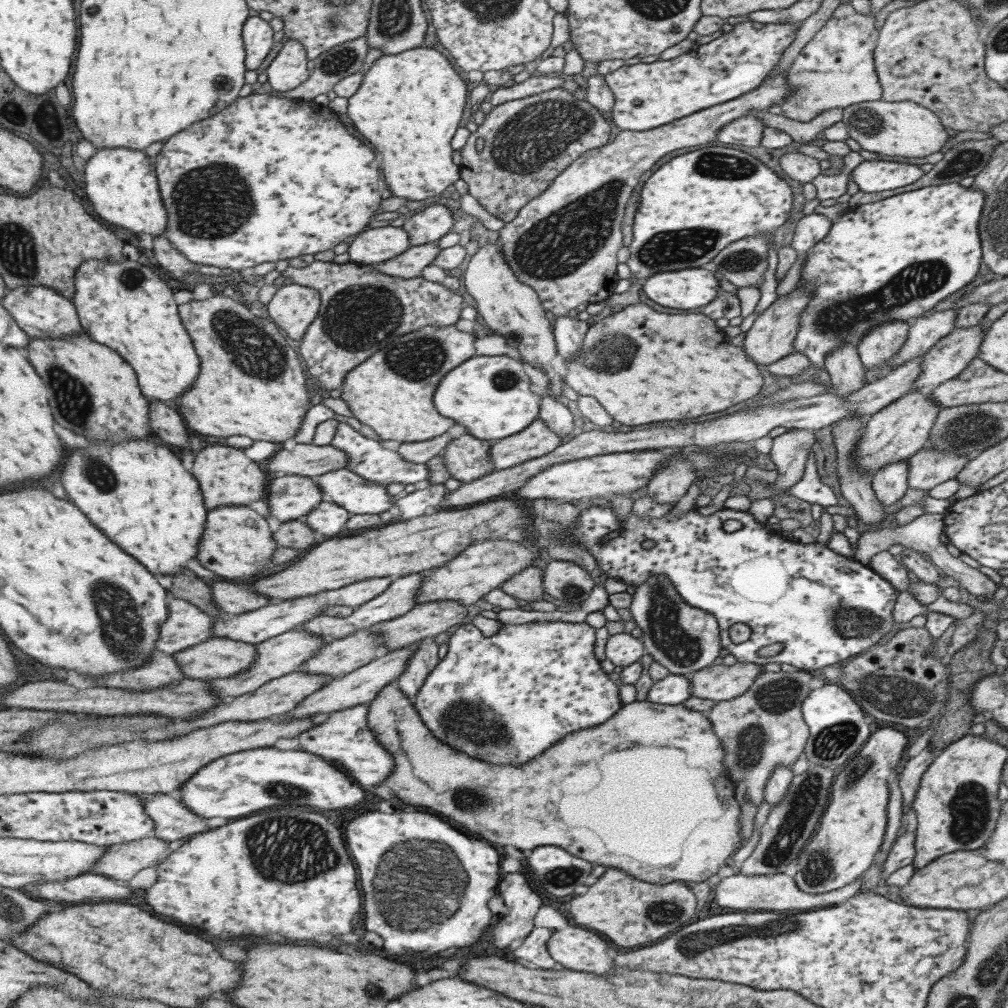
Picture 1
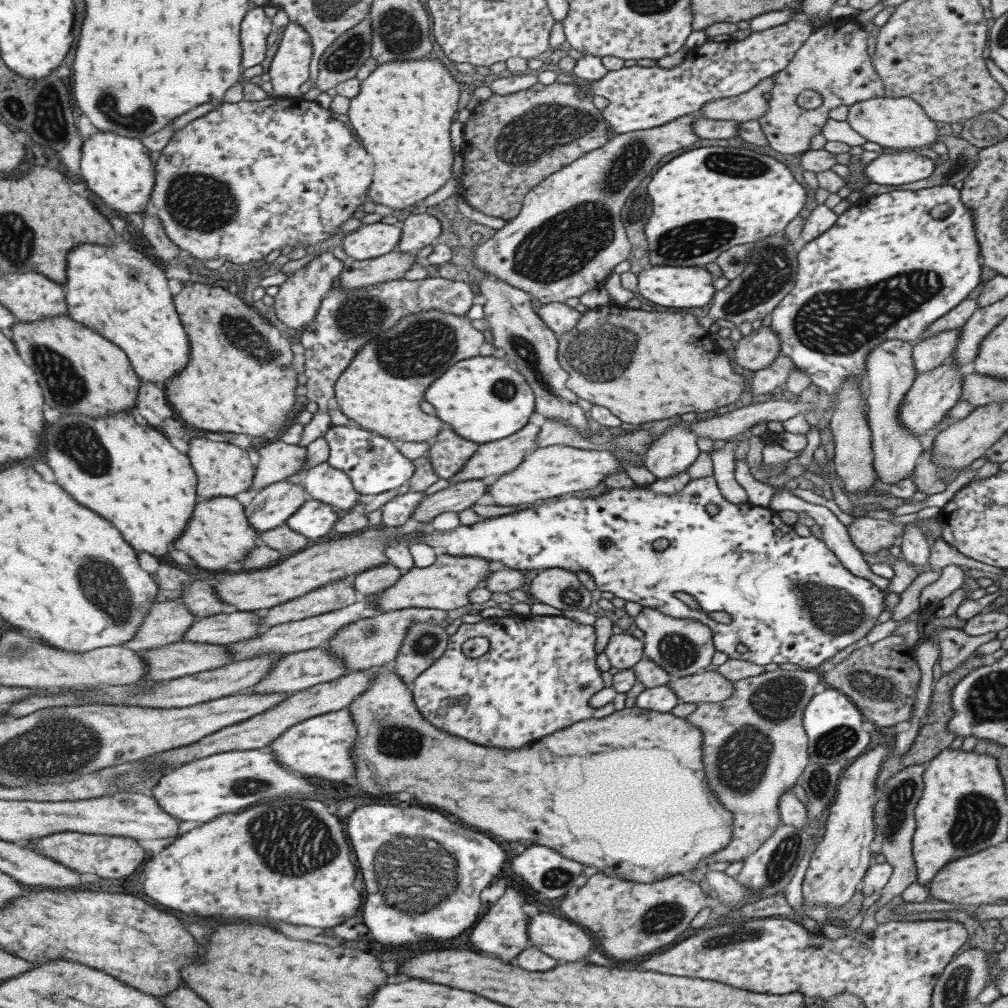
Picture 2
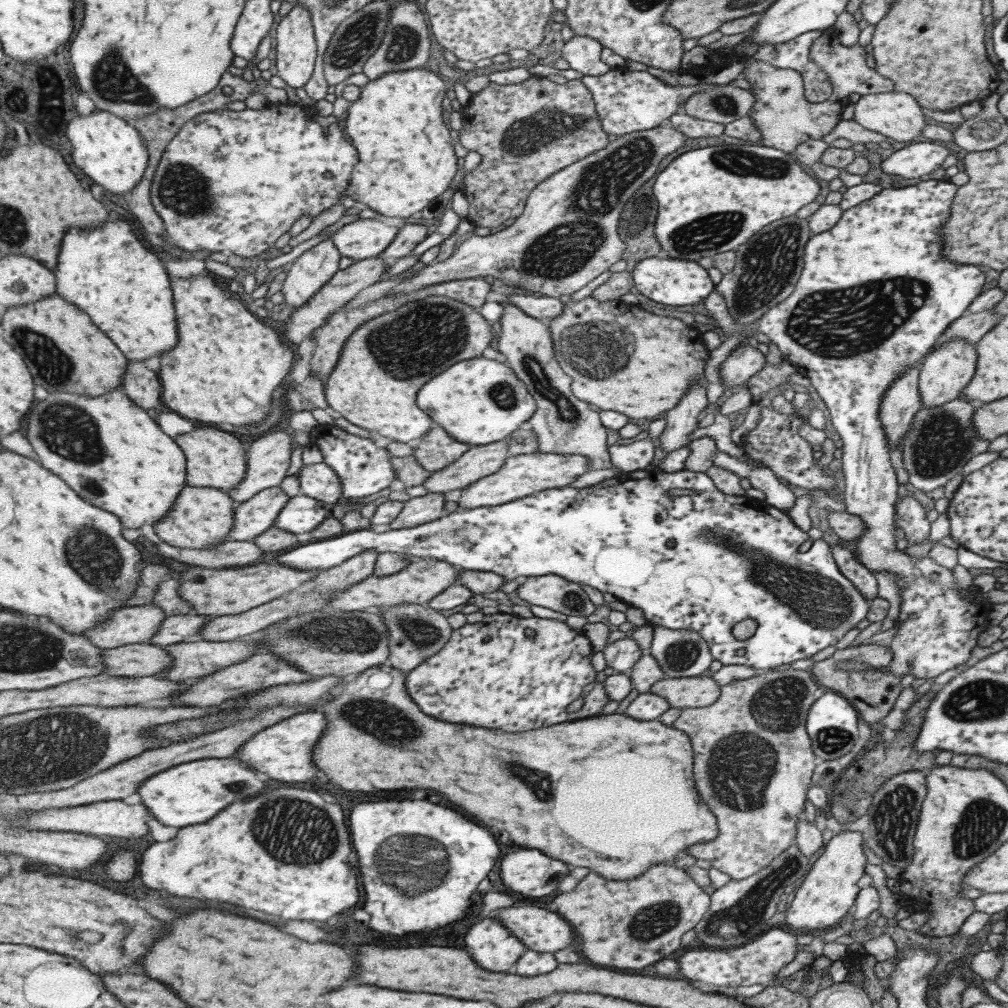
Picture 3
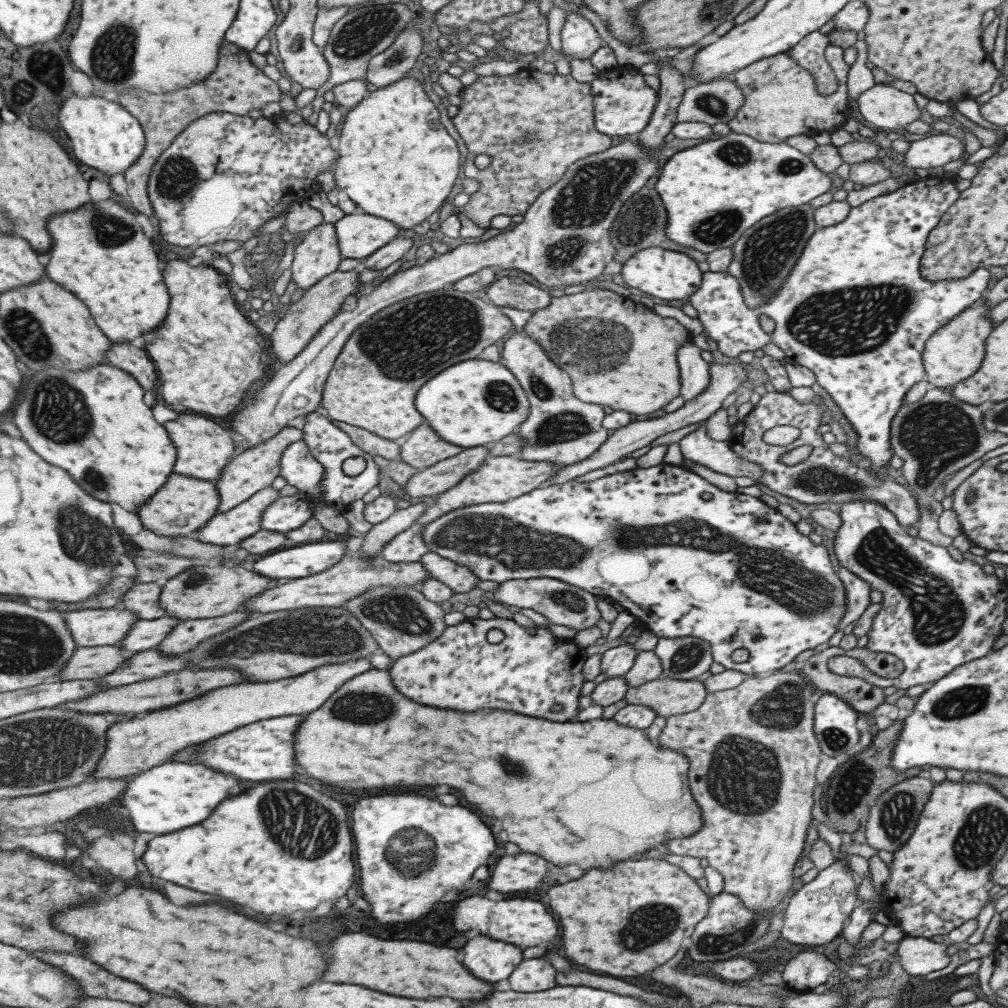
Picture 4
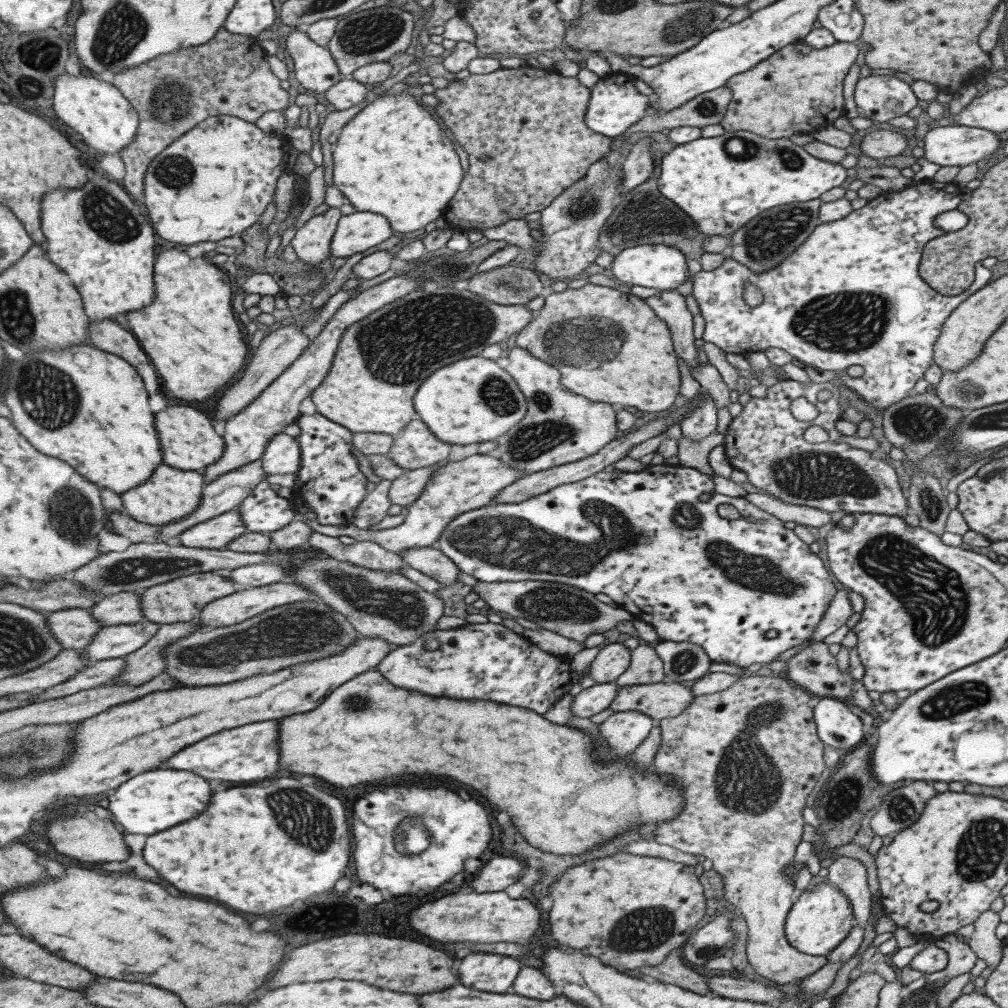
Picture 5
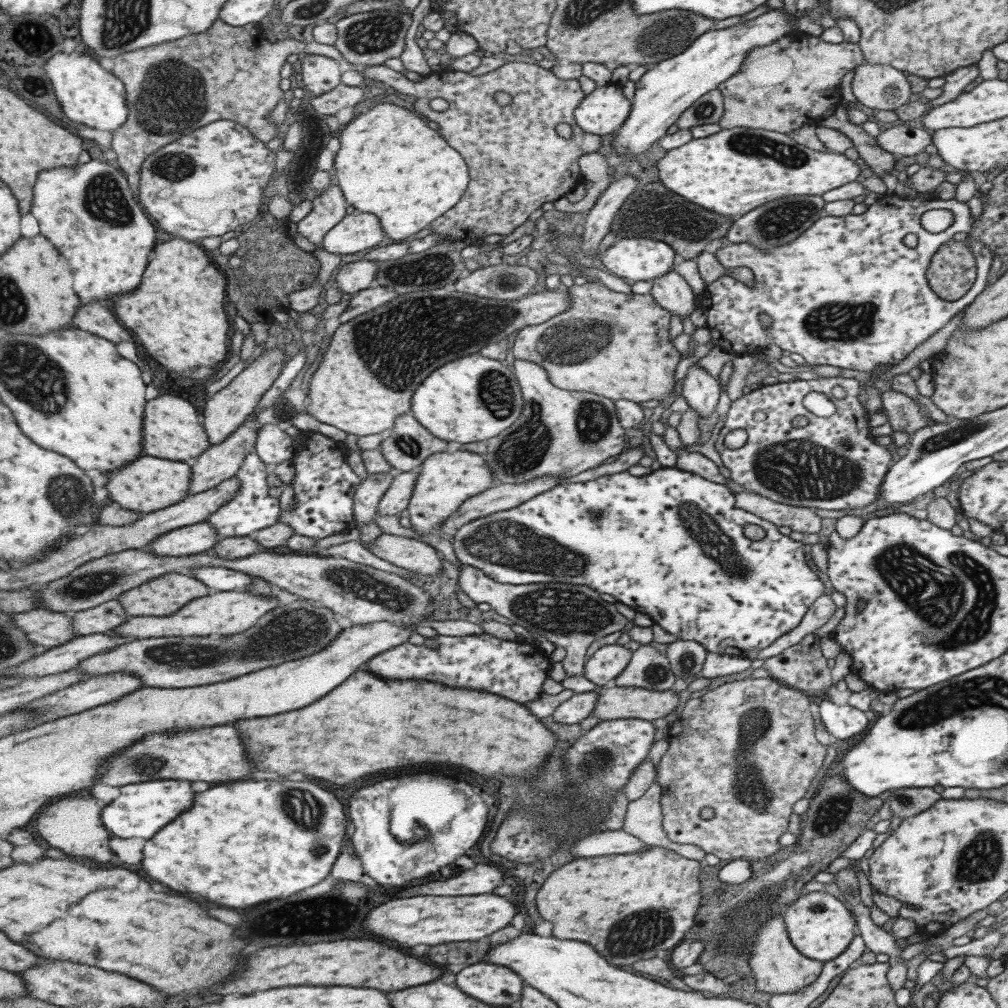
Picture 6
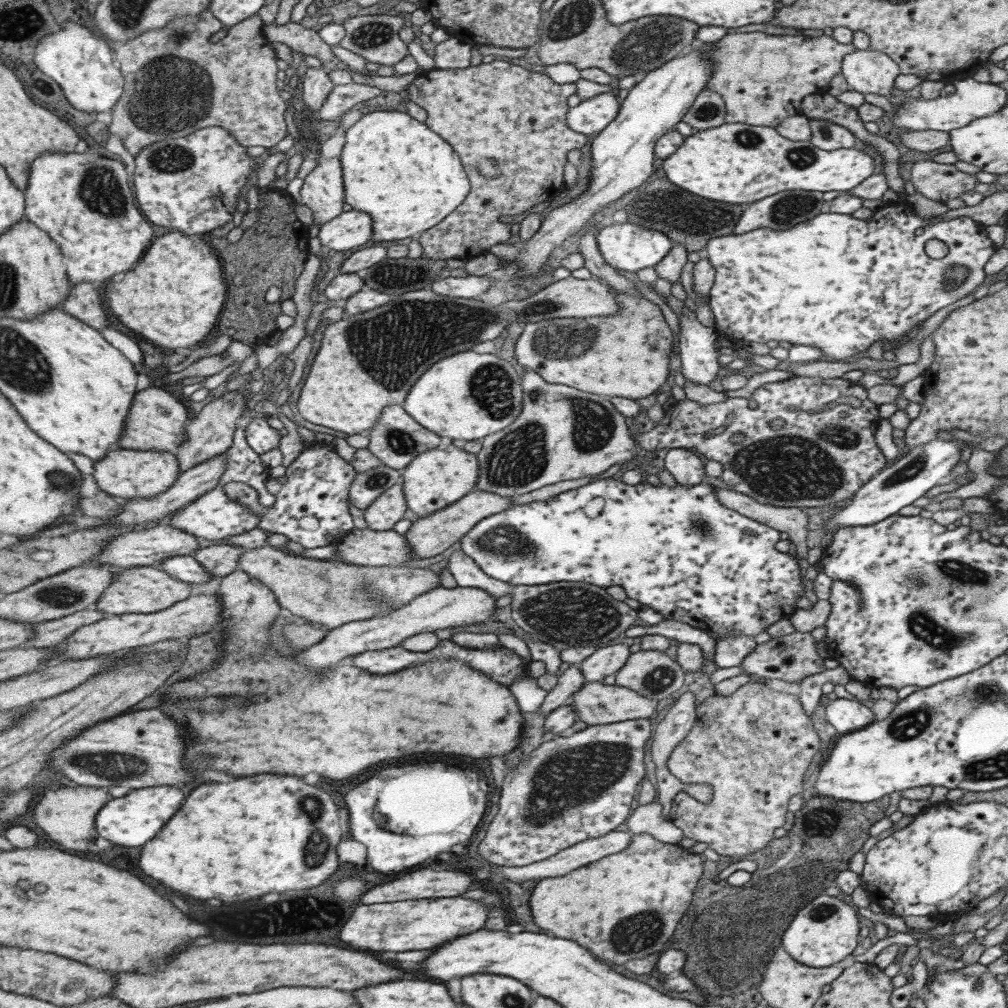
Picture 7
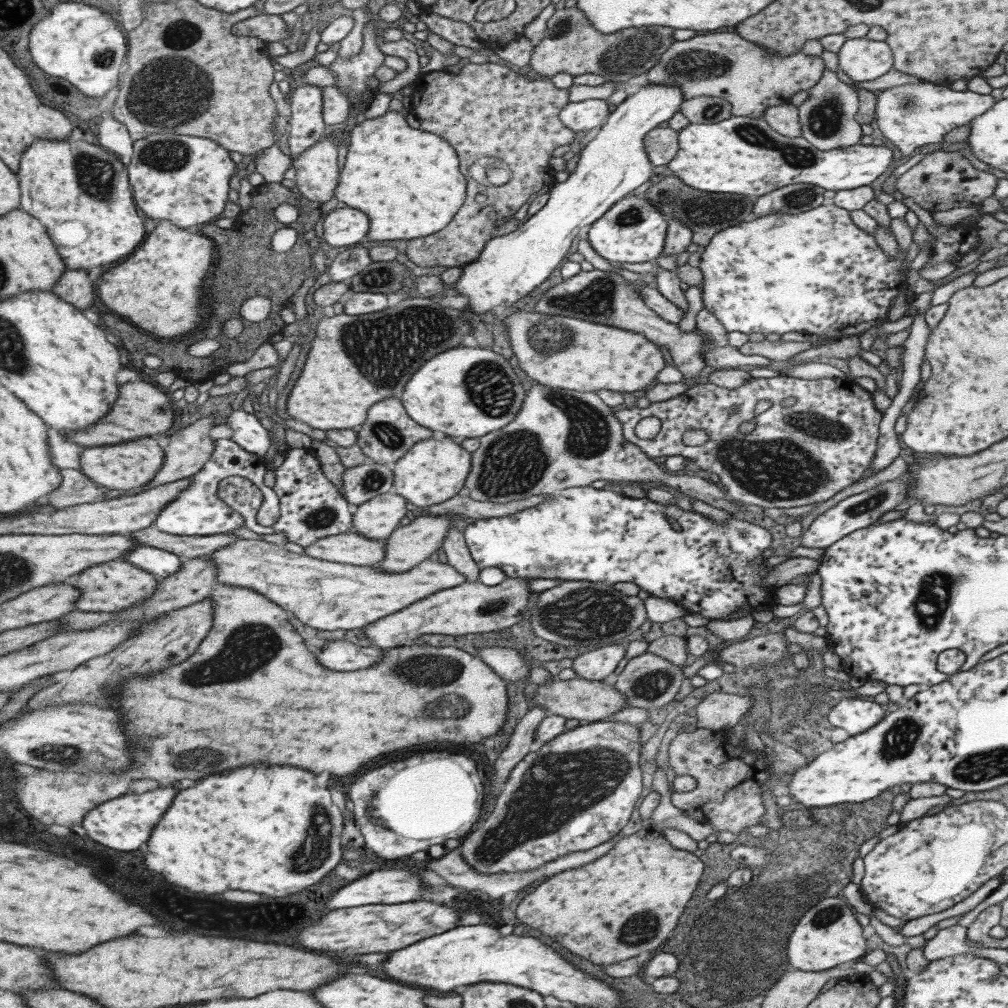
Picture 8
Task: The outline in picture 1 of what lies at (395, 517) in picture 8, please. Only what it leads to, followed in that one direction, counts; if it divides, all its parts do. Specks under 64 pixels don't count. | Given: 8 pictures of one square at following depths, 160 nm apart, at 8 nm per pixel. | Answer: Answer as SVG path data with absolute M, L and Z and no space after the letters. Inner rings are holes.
M541 419L523 430L492 442L488 455L493 468L506 469L551 452L562 440Z

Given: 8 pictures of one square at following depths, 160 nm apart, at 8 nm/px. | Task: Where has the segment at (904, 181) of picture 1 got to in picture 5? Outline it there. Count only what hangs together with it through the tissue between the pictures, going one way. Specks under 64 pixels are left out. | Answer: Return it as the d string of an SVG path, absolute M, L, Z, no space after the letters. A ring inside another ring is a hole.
M947 125L928 130L922 139L923 158L939 166L958 166L989 158L1001 142L992 130Z

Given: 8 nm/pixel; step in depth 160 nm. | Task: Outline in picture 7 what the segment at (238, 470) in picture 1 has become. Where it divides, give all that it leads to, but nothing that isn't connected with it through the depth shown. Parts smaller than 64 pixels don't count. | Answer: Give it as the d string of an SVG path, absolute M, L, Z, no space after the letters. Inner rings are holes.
M158 387L139 390L128 410L127 424L120 446L129 450L175 450L183 442L185 420L187 420L185 406L175 402L175 398L169 392Z

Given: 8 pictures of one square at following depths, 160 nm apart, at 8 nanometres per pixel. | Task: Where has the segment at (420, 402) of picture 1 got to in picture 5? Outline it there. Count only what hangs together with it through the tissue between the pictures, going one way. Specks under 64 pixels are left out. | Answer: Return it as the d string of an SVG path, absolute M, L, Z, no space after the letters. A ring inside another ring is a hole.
M428 282L421 290L415 290L378 308L343 331L329 371L321 384L310 394L316 413L344 426L351 433L374 432L395 436L415 416L411 398L421 380L411 380L407 384L391 384L381 378L427 378L431 372L441 366L447 366L449 362L475 354L479 356L485 346L505 340L521 330L534 316L535 312L529 311L526 305L501 305L469 291L440 287Z

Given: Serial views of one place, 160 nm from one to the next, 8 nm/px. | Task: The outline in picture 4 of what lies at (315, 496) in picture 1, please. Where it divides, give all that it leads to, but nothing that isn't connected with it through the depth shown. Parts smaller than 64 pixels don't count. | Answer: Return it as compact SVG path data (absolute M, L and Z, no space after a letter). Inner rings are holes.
M271 485L258 490L231 510L213 515L199 530L193 532L192 538L209 544L237 546L244 538L262 529L261 513L279 498L278 490Z

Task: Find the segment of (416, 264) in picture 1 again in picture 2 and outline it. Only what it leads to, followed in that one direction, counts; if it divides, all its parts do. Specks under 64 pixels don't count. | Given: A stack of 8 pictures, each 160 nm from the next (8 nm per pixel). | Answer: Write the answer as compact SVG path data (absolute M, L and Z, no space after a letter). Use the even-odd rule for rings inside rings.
M392 251L377 258L355 261L347 257L338 274L339 290L349 292L399 279L415 264L414 253Z

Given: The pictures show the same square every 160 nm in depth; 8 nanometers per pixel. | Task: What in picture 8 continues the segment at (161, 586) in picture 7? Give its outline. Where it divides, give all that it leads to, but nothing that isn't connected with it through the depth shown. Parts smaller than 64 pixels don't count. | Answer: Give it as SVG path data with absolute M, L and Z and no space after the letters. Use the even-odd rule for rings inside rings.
M111 561L92 566L71 578L71 584L82 592L76 602L76 610L83 612L120 612L150 598L157 583L158 580L149 571L141 570L127 561Z

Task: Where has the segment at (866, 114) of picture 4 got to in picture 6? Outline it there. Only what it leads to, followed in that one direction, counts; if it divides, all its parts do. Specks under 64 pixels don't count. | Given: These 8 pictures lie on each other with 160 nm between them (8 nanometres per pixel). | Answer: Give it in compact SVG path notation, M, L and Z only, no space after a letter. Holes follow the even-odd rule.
M862 62L854 68L850 79L856 103L866 111L895 110L909 98L909 83L905 75L888 64Z

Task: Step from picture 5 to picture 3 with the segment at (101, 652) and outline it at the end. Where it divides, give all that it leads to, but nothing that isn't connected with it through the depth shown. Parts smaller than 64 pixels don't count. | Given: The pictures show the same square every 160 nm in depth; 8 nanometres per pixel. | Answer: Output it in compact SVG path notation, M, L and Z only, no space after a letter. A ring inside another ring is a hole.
M195 613L167 616L162 620L160 628L147 643L165 647L177 642L190 642L200 640L202 626L211 619Z

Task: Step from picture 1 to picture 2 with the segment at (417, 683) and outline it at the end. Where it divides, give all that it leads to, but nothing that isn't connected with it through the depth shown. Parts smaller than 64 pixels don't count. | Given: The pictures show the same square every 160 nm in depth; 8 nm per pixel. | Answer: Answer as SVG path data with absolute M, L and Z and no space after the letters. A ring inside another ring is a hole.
M412 622L396 654L392 671L409 686L445 650L448 636L436 623Z

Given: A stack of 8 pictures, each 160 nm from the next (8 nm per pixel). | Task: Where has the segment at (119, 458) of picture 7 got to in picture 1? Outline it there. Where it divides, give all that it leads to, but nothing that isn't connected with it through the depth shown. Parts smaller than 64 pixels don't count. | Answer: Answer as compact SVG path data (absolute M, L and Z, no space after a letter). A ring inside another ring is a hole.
M228 505L207 512L203 538L197 548L197 560L203 568L234 583L261 574L276 549L267 522L247 506Z

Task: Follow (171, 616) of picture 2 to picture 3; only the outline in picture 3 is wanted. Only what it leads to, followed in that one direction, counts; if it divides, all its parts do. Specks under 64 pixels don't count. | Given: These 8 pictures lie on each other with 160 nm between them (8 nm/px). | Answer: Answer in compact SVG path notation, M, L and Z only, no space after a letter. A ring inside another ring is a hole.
M151 603L114 610L102 624L87 633L93 644L114 649L126 644L147 643L166 616Z

